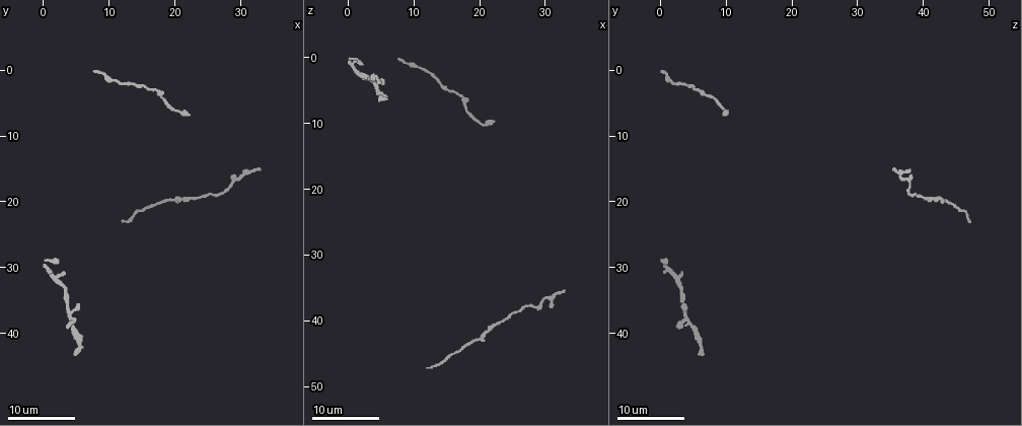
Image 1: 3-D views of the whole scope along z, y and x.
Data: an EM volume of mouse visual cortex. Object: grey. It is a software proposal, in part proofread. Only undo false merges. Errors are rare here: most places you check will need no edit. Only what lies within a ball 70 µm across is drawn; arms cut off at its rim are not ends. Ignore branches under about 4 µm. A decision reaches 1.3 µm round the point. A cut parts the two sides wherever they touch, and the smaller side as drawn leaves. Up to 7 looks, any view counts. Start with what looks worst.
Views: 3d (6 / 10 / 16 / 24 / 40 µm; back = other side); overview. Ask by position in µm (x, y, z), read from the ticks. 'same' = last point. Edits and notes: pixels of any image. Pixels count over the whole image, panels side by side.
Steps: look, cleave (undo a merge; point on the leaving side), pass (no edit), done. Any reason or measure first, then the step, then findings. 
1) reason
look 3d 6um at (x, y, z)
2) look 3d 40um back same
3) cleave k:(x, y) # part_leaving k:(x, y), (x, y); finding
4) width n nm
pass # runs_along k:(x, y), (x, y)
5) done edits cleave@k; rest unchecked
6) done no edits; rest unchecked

three-way junction
look 3d 16um at (19.5, 19.5, 43.0)

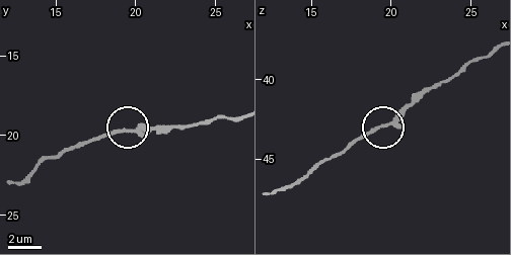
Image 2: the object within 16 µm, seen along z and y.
look 3d 10um at (19.4, 19.7, 43.0)

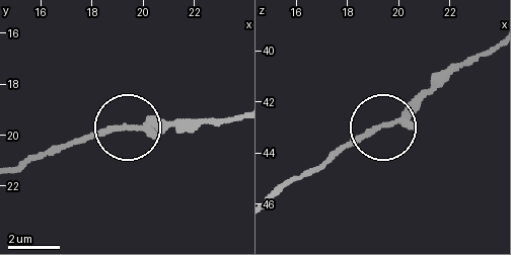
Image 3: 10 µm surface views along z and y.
width 190 nm
pass # one neuron here

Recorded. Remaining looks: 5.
sudden change in width
look 3d 24um at (21.0, 6.5, 10.5)

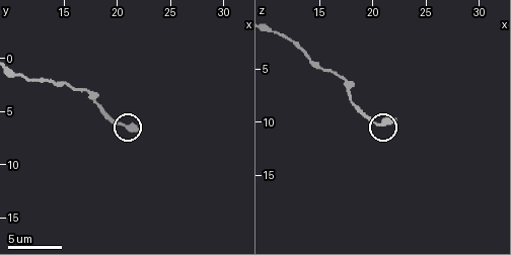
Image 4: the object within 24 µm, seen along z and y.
look 3d 6um at (20.4, 6.4, 10.2)

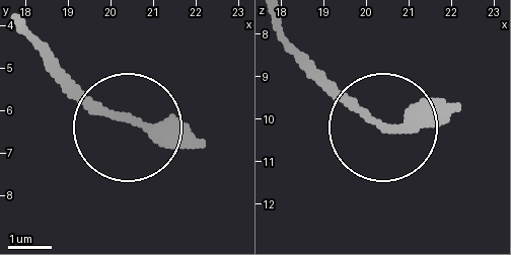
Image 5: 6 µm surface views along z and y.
look 3d 6um back at (20.50, 6.30, 10.20)

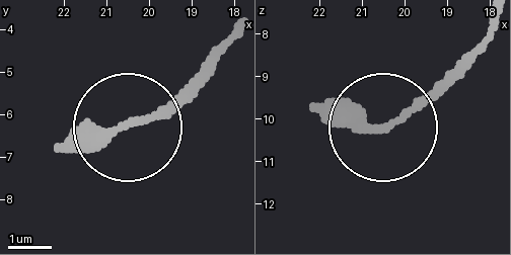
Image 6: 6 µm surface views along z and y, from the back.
pass # runs_along 6:(233, 31), (132, 125); continuous, no second neuron

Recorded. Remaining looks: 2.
thin neck
look 3d 24um at (32.0, 15.0, 35.5)

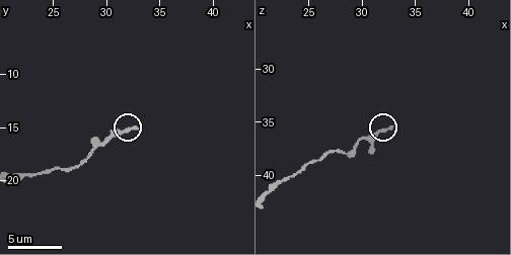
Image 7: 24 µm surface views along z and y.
look 3d 6um at (31.8, 15.4, 35.6)

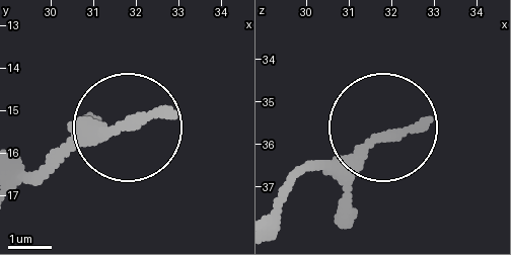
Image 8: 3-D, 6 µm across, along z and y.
pass # one neuron here

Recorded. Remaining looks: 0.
done no edits; rest unchecked

